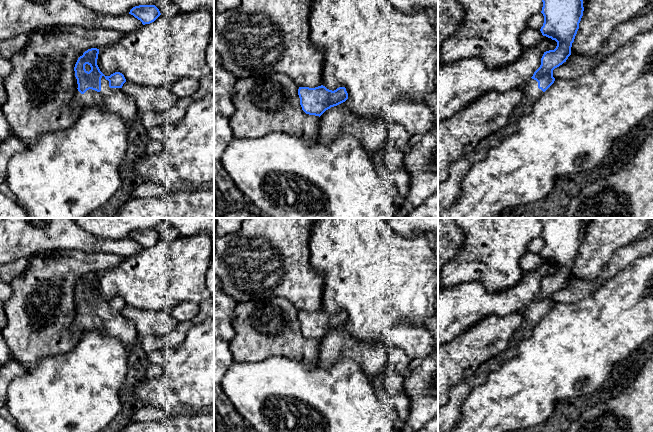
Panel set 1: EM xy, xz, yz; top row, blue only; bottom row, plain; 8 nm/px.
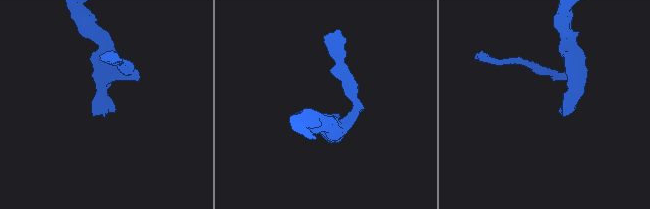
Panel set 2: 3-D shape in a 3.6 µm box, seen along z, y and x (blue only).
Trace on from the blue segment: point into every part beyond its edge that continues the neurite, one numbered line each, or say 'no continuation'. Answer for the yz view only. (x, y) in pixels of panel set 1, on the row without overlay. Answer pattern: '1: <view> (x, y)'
1: yz (449, 415)

